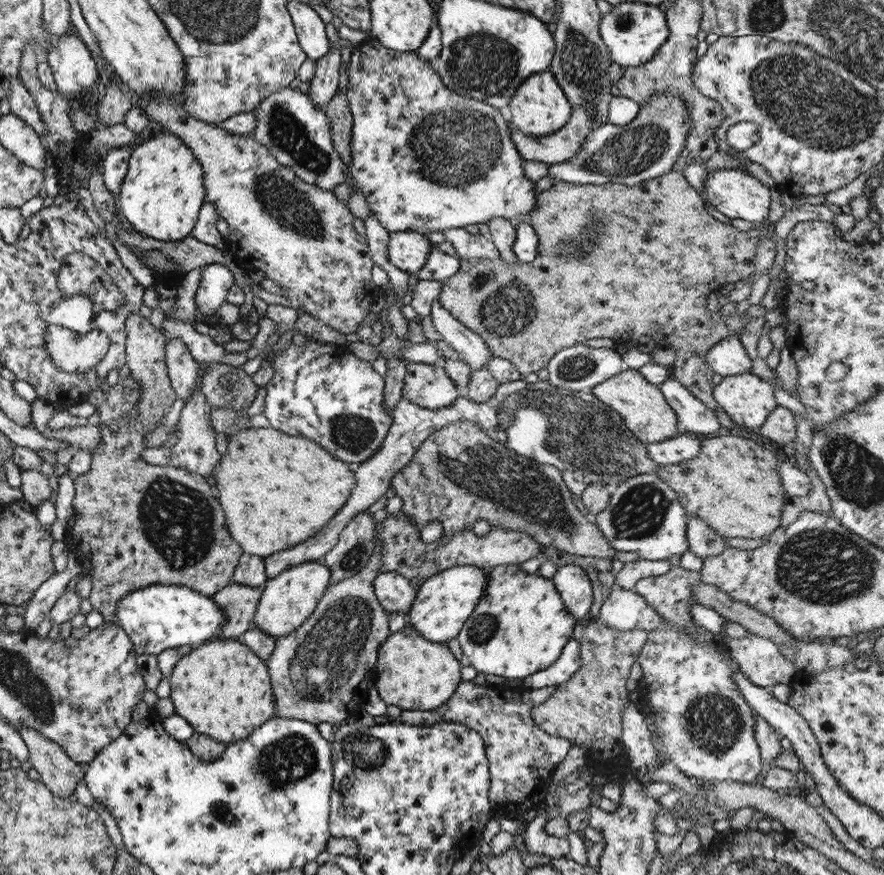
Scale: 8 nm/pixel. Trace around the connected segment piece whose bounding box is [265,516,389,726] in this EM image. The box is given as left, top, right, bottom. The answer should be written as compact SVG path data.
M381 516L373 518L375 544L373 544L373 554L369 556L369 562L365 564L365 568L347 579L328 584L323 596L317 601L315 609L311 611L311 616L303 620L303 623L291 634L275 638L275 647L265 663L271 682L270 688L273 690L272 696L275 698L274 710L277 717L303 720L316 726L322 722L332 725L342 720L353 720L367 702L367 690L374 687L374 664L378 646L389 633L388 612L383 610L377 601L373 593L373 585L371 585L381 565L383 542L379 539L379 531L383 526L383 519L385 518Z

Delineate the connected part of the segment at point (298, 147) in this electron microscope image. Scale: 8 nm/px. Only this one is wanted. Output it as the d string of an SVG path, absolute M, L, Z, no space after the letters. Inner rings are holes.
M283 87L261 99L251 111L255 116L255 127L251 132L253 140L264 146L267 154L279 164L291 168L305 183L325 191L333 192L334 186L345 182L343 164L332 146L327 115L307 97L307 93Z

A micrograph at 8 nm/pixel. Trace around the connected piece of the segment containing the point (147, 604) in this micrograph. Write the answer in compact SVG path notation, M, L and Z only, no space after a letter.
M149 585L133 590L115 603L116 625L131 641L136 655L158 655L161 651L191 645L218 638L219 629L225 623L221 608L211 600L183 585Z

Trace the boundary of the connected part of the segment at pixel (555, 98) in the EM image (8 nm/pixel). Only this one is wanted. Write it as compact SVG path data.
M548 70L528 76L511 95L508 107L511 112L511 125L525 136L533 138L547 136L559 130L567 122L572 111L569 101Z

